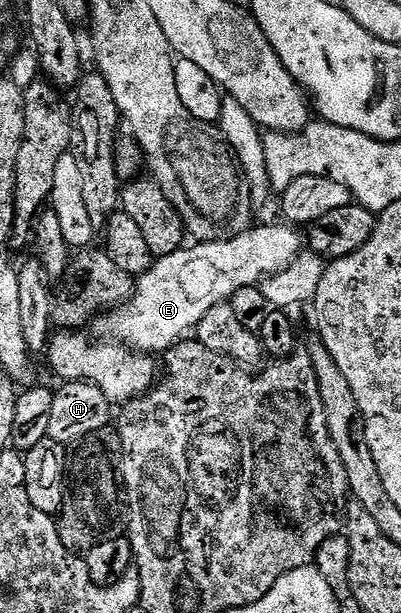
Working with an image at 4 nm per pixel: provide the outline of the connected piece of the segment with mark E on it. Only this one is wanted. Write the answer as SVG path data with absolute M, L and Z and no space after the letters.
M288 223L250 227L238 237L226 237L223 241L203 241L190 244L166 257L154 260L153 266L141 277L136 278L132 297L116 311L106 311L96 318L98 338L129 346L134 351L161 355L173 348L188 331L196 330L199 319L211 311L211 307L228 302L239 287L255 285L265 278L283 271L303 251L303 237Z

